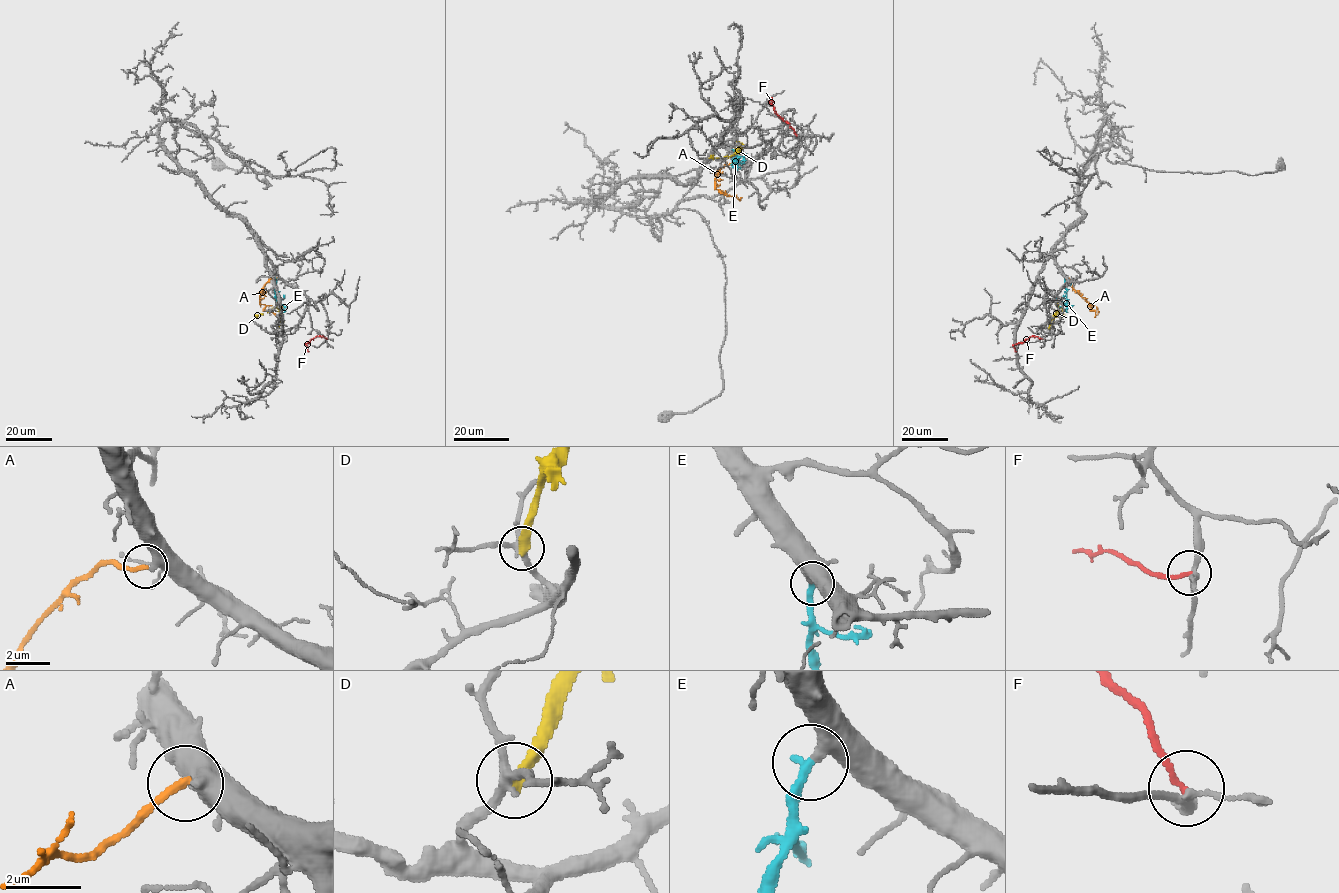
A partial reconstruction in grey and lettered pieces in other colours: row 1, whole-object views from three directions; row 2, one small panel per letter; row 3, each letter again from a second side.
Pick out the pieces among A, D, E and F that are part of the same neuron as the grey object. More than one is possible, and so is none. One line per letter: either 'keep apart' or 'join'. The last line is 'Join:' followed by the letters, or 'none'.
A: keep apart
D: keep apart
E: join
F: keep apart
Join: E

